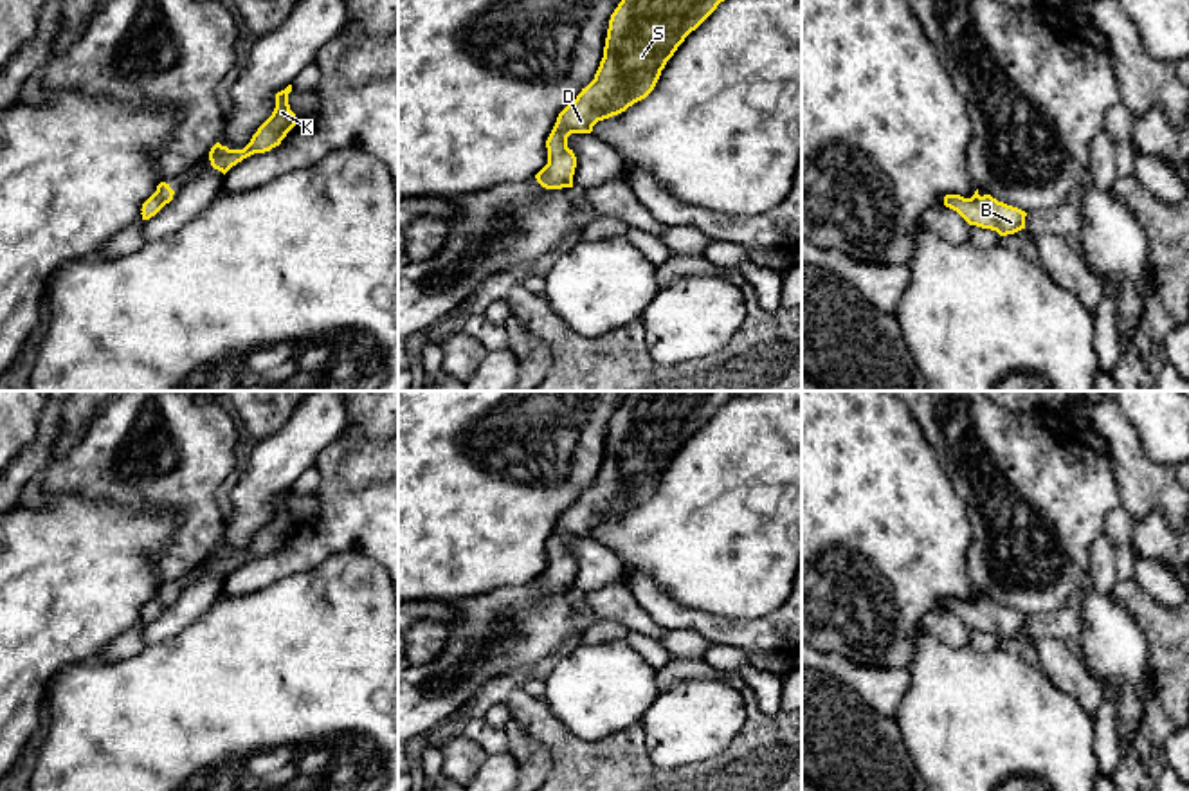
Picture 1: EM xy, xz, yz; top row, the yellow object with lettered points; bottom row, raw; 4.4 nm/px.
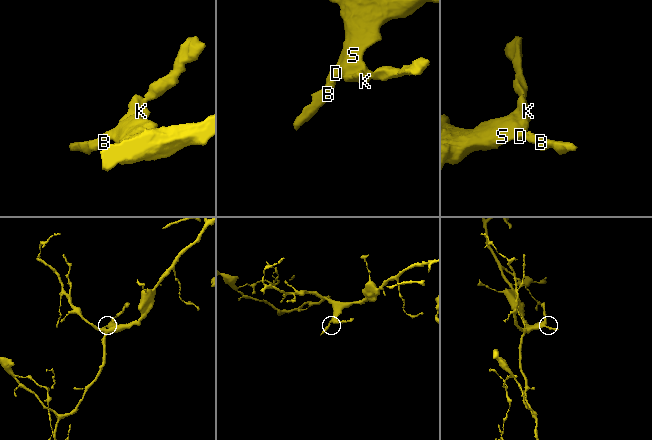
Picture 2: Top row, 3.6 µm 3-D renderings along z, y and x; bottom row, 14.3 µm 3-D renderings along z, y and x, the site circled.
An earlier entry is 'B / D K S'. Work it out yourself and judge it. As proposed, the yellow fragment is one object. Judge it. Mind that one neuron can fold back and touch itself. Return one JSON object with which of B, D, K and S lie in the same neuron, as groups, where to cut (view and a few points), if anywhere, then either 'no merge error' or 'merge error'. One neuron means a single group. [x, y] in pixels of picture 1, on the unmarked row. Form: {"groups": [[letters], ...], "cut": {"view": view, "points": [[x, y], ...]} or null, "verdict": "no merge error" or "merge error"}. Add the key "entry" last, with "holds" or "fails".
{"groups": [["B", "D", "K", "S"]], "cut": null, "verdict": "no merge error", "entry": "fails"}

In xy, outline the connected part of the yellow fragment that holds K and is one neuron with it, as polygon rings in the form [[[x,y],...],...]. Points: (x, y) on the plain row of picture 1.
[[[292,488],[276,497],[276,512],[272,519],[258,532],[258,535],[243,553],[229,553],[227,550],[216,546],[209,555],[211,569],[225,578],[243,562],[254,557],[270,555],[272,551],[279,550],[286,537],[299,524],[288,508],[290,496]]]

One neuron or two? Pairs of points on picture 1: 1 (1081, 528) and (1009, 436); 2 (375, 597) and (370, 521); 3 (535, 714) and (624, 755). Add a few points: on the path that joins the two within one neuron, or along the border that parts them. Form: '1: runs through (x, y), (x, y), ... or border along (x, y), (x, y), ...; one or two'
1: runs through (1058, 505), (1013, 460); one
2: border along (375, 561), (379, 564); two
3: runs through (555, 736), (575, 755), (602, 755); one

